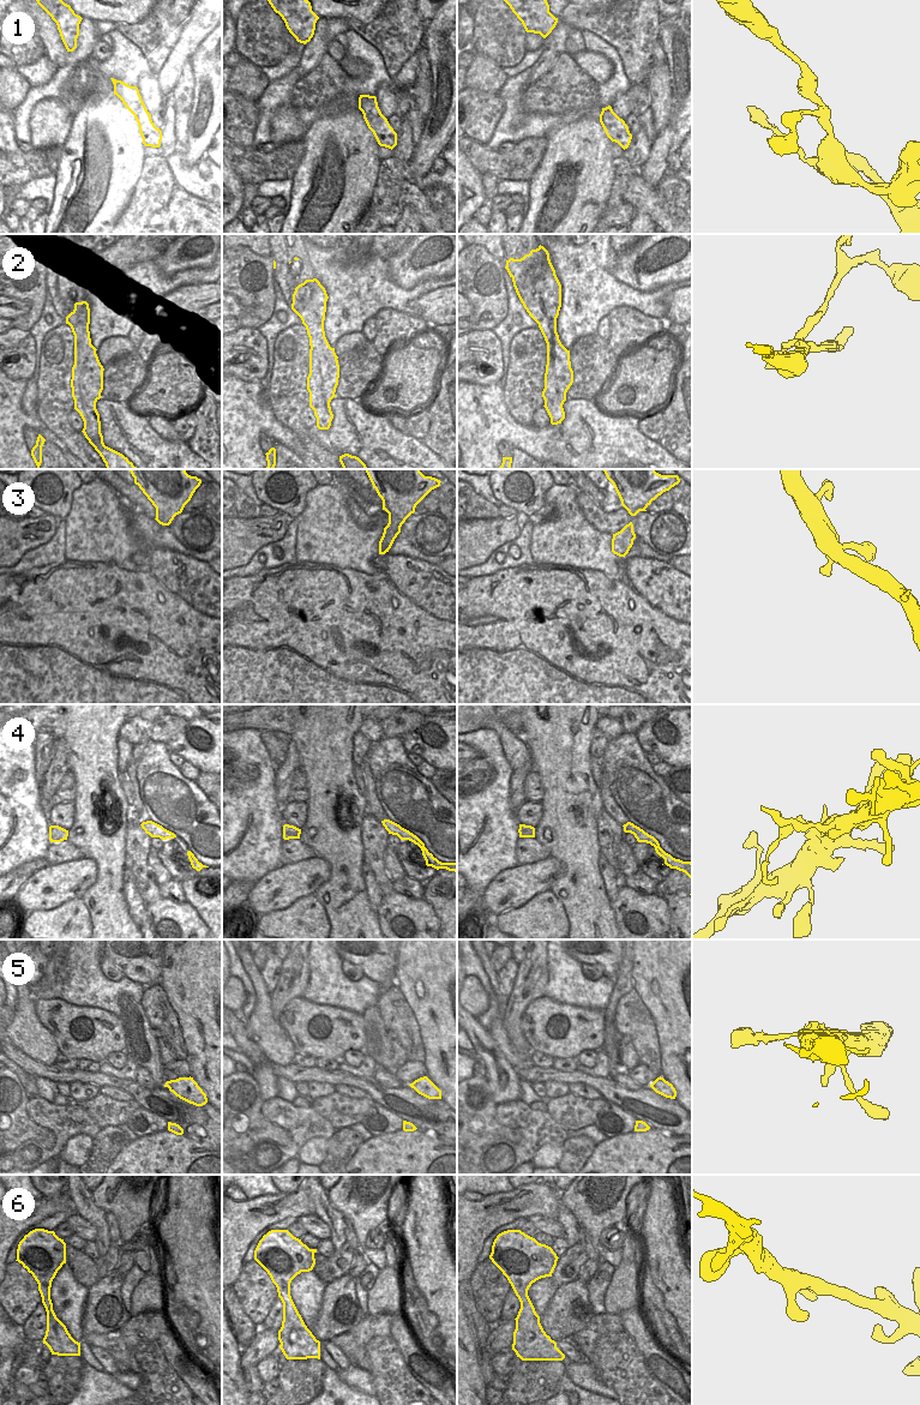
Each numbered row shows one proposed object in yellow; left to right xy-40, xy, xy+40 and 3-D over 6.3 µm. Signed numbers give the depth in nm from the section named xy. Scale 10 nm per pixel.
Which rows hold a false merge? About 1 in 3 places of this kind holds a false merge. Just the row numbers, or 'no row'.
2, 4

